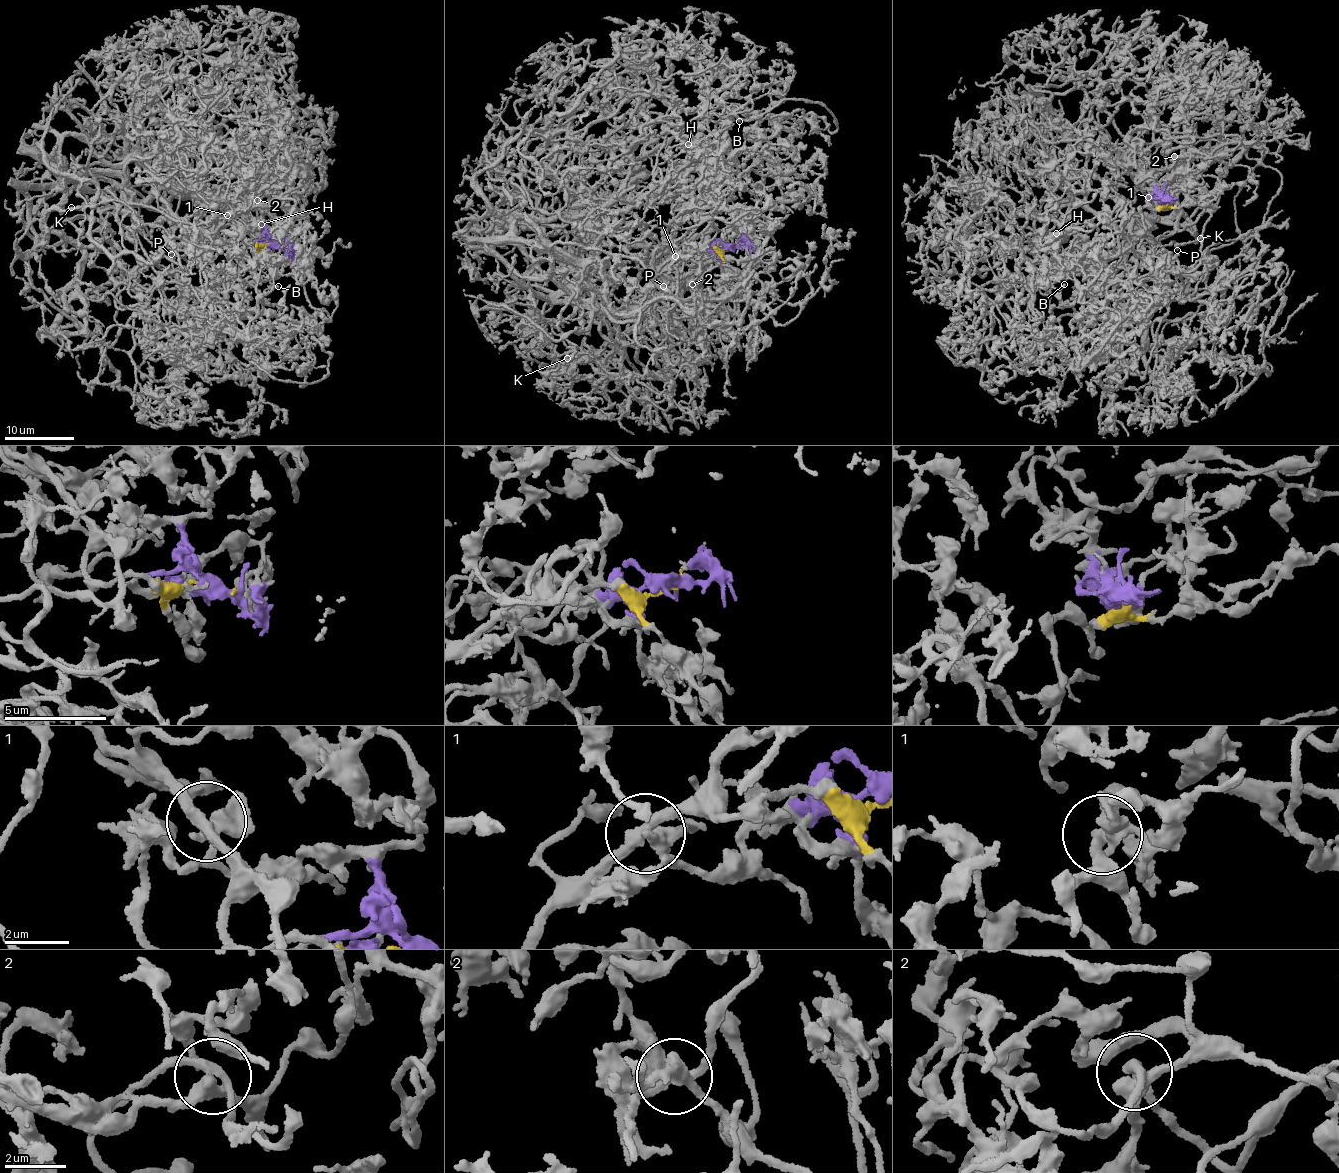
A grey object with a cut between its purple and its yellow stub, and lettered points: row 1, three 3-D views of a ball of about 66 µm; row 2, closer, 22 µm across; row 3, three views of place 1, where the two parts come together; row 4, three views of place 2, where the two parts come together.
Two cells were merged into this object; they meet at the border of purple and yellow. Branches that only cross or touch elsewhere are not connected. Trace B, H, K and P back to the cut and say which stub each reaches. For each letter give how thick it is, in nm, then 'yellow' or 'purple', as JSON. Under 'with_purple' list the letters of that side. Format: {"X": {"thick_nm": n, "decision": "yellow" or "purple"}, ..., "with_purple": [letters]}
{"B": {"thick_nm": 200, "decision": "yellow"}, "H": {"thick_nm": 240, "decision": "yellow"}, "K": {"thick_nm": 200, "decision": "yellow"}, "P": {"thick_nm": 160, "decision": "purple"}, "with_purple": ["P"]}

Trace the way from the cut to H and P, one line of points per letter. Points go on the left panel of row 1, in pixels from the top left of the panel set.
H: (278, 244), (238, 243), (236, 229), (231, 249), (213, 223), (273, 229), (255, 247), (261, 223)
P: (278, 244), (266, 230), (274, 213), (251, 197), (232, 210), (245, 223), (211, 219), (170, 255)

